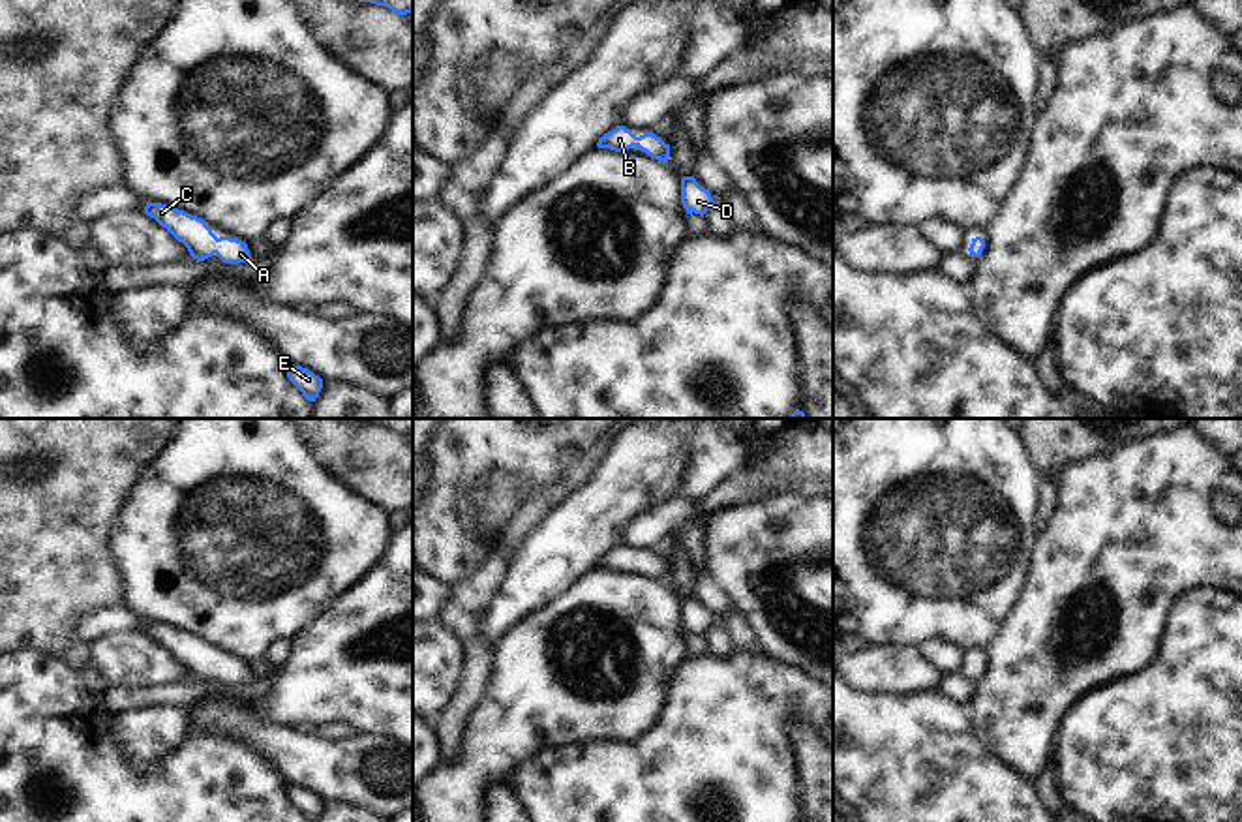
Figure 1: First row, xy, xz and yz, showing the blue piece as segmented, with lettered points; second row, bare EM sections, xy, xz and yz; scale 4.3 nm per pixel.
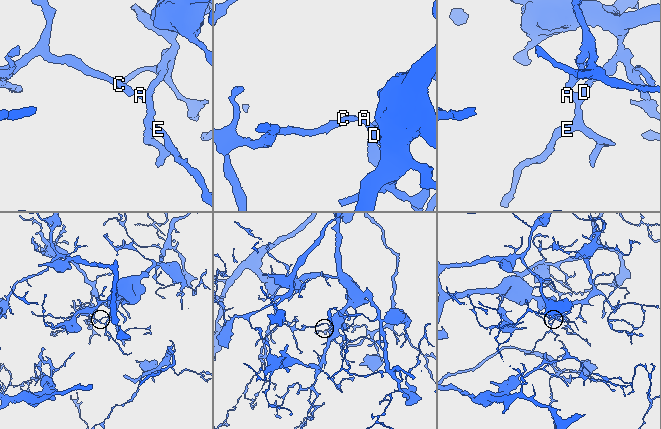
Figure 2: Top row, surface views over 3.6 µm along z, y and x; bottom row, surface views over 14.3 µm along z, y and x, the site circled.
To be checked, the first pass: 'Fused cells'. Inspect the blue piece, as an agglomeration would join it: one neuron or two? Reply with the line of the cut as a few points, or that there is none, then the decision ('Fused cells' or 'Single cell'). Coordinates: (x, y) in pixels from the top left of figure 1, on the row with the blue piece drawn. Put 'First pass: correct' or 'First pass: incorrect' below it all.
No split. Single cell
First pass: incorrect

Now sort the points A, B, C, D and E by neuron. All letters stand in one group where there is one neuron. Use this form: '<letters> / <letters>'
A B C D E

